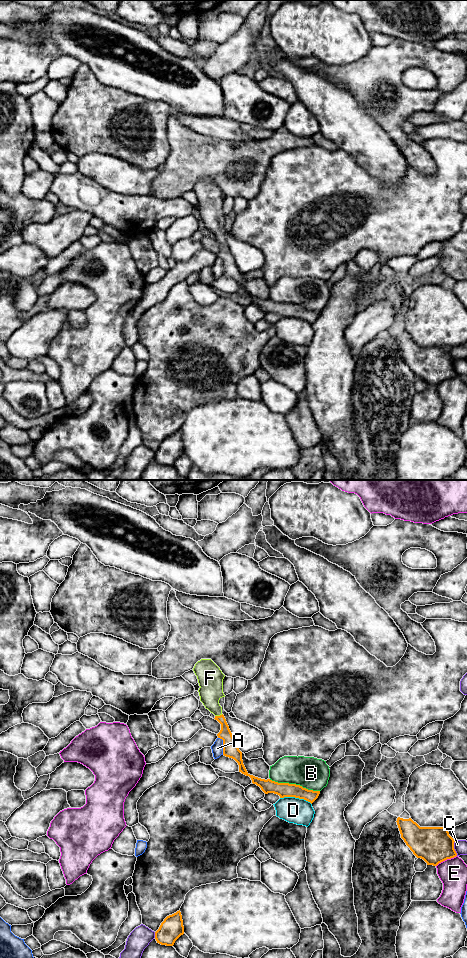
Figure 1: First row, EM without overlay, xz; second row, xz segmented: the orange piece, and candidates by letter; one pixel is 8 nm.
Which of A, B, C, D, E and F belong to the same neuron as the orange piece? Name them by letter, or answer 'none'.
F

